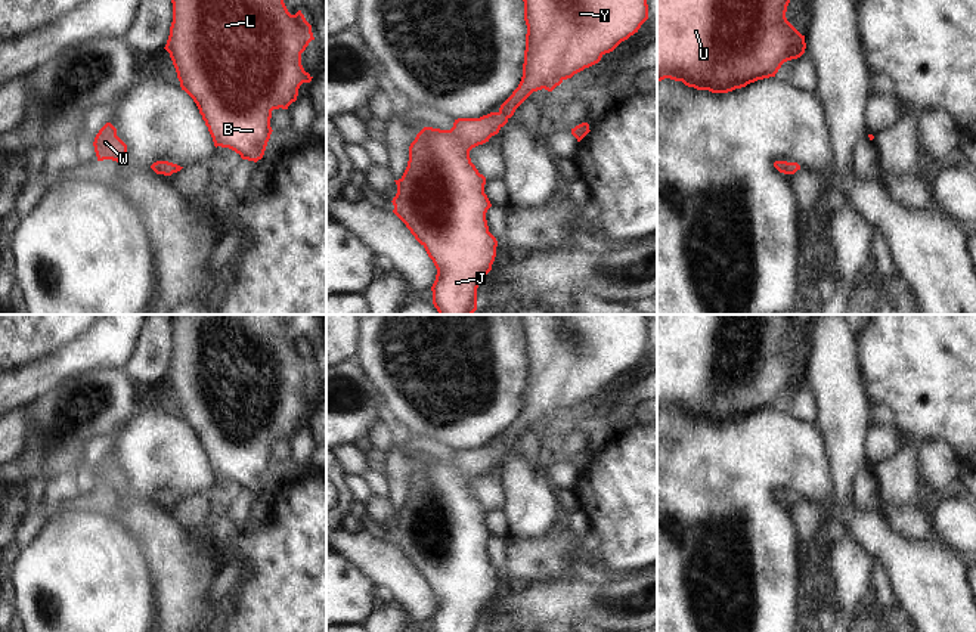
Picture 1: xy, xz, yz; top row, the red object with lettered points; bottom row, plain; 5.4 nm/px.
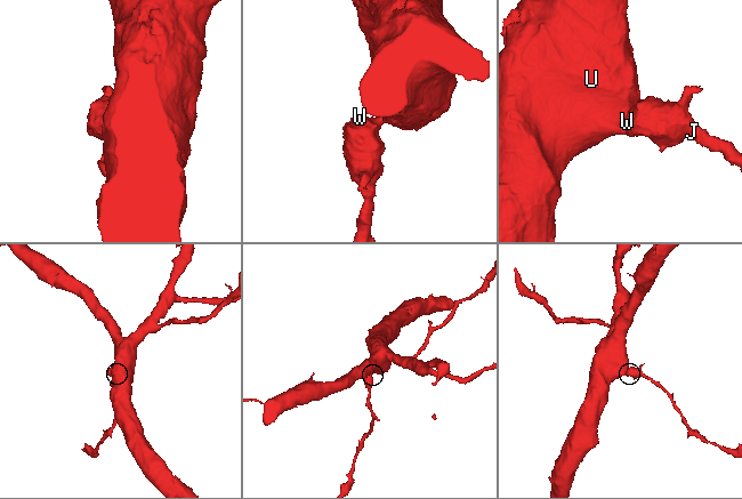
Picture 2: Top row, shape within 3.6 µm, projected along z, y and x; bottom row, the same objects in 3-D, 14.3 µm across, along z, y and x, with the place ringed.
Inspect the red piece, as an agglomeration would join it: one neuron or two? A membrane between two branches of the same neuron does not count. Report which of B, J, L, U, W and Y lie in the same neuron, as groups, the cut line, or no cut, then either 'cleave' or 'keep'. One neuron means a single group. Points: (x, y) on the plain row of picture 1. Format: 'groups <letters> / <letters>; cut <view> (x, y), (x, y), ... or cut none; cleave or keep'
groups B J L U W Y; cut none; keep

